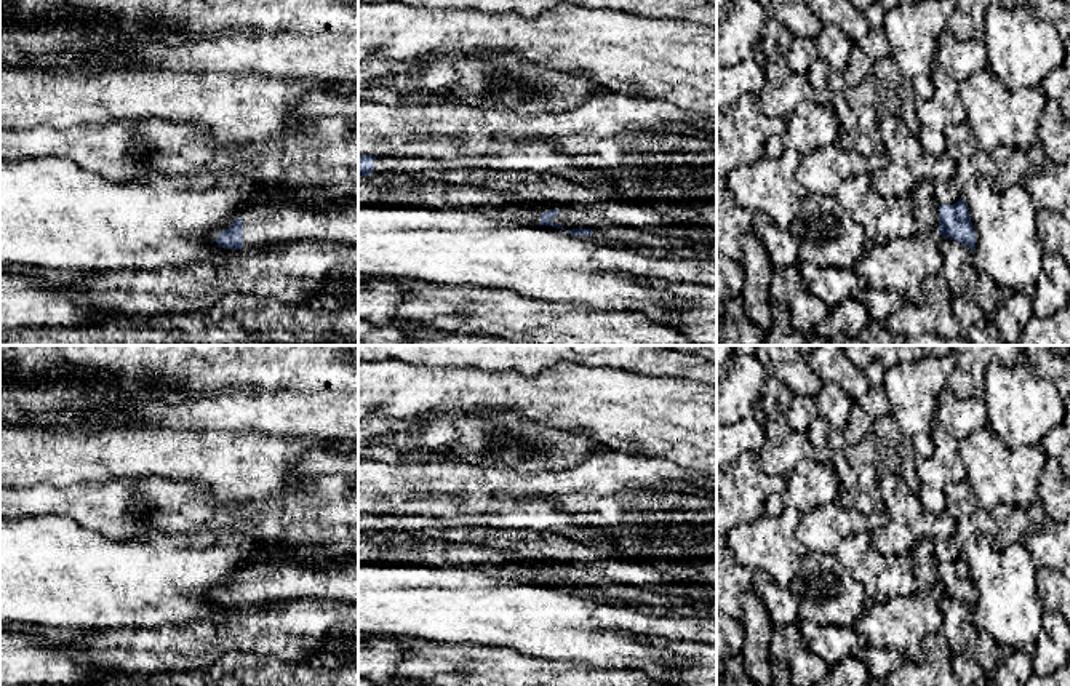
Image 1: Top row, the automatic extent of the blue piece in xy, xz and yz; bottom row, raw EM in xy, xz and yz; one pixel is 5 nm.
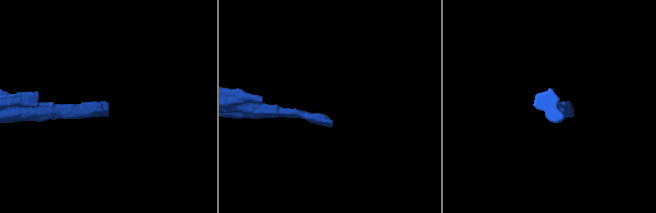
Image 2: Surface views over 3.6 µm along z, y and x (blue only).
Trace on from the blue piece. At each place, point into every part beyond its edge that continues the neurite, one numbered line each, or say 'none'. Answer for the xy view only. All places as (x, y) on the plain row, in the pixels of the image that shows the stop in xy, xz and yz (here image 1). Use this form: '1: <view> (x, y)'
1: xy (264, 581)

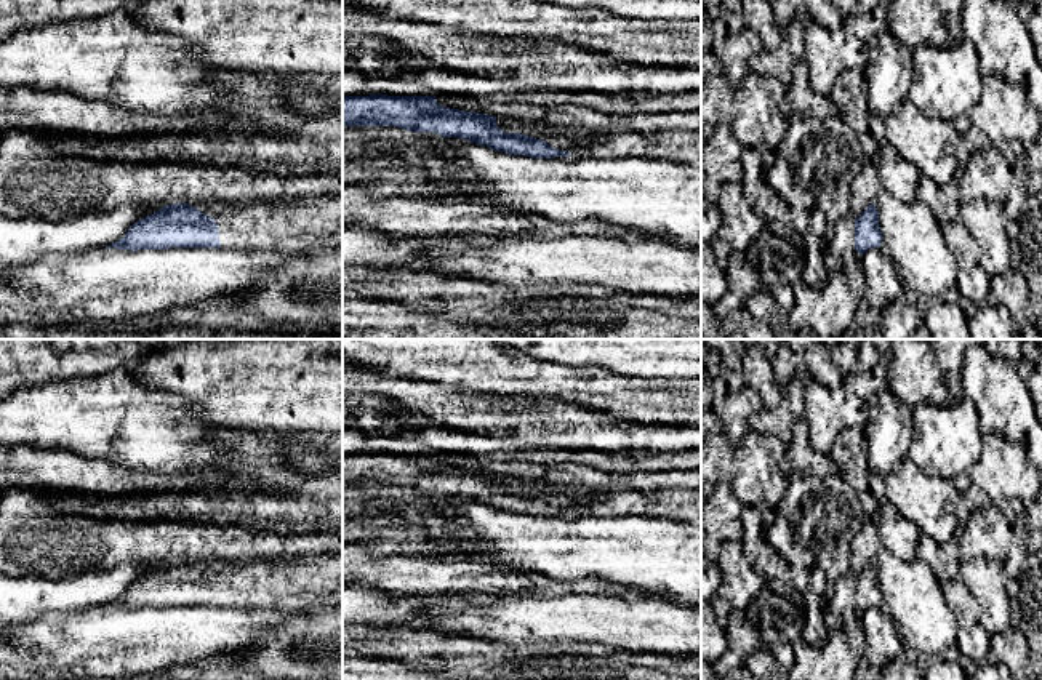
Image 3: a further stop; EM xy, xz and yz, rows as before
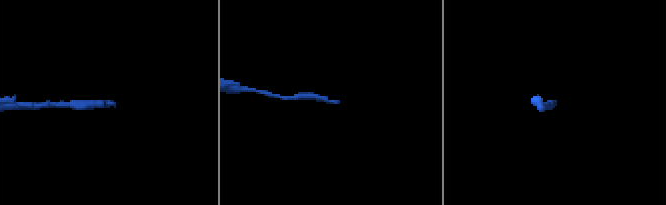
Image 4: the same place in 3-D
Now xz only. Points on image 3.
1: xz (674, 503)

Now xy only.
1: xy (285, 584)

